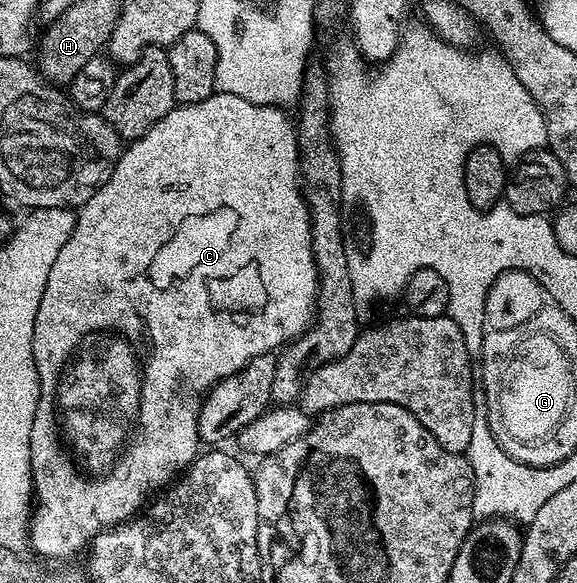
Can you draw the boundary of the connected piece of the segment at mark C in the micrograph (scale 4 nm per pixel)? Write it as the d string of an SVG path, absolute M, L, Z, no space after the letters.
M219 91L210 94L206 99L202 99L202 103L177 104L176 108L171 109L161 121L154 123L154 127L150 127L150 131L146 131L146 135L142 135L136 141L131 142L121 152L110 179L106 179L104 186L86 204L79 206L76 213L76 226L70 235L70 239L66 239L66 247L62 247L62 251L58 251L58 260L54 262L54 267L50 267L50 279L46 279L46 291L42 291L42 303L38 303L38 319L34 319L34 359L36 360L36 370L40 380L40 402L36 408L34 427L32 428L34 512L30 522L30 545L31 548L36 548L42 556L72 557L75 553L81 552L80 554L83 554L99 533L111 529L114 525L122 525L126 521L133 520L149 504L150 498L173 484L201 452L202 442L198 431L198 419L200 418L200 405L204 402L204 398L208 396L208 391L213 389L222 379L242 371L246 367L246 363L258 359L258 355L275 354L288 342L301 337L308 326L312 324L316 316L316 292L318 291L320 278L316 276L316 259L312 250L312 224L308 218L308 206L304 203L302 182L298 176L300 167L298 129L293 118L291 121L284 113L287 112L275 105L250 103L238 95L230 95Z

